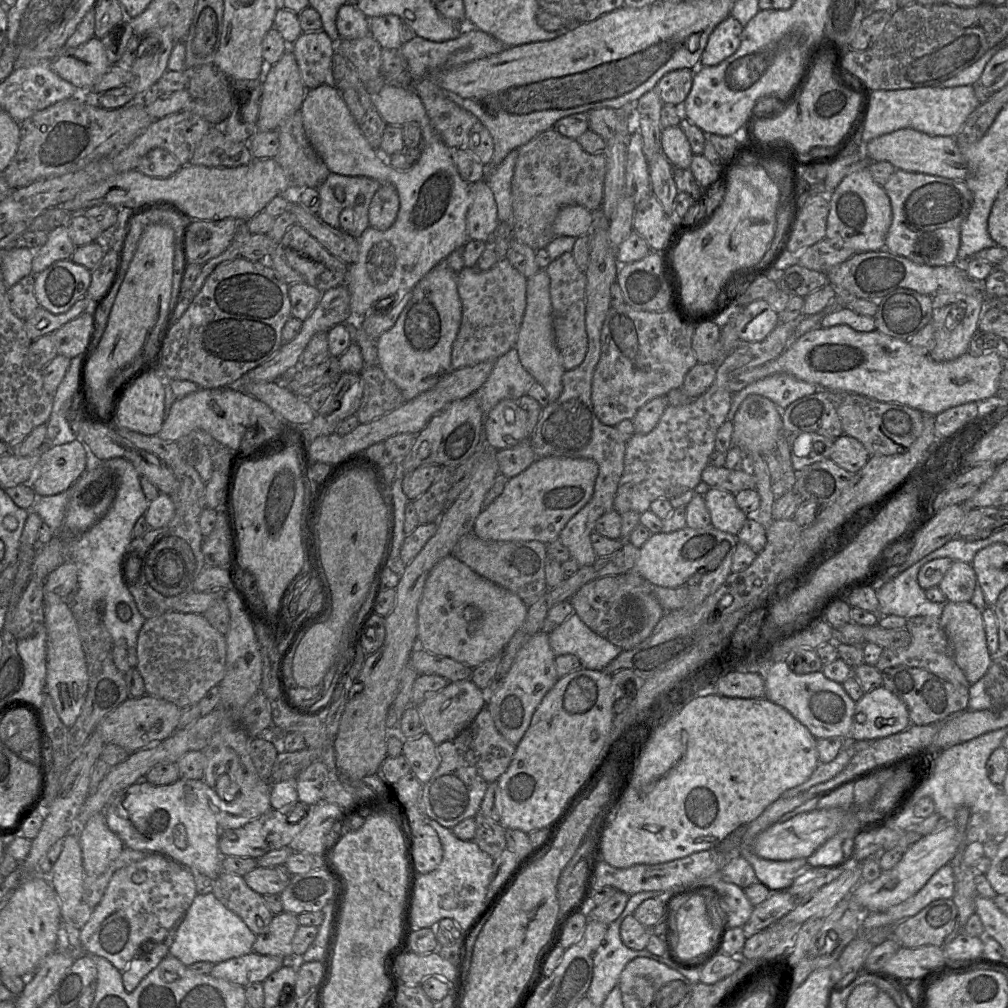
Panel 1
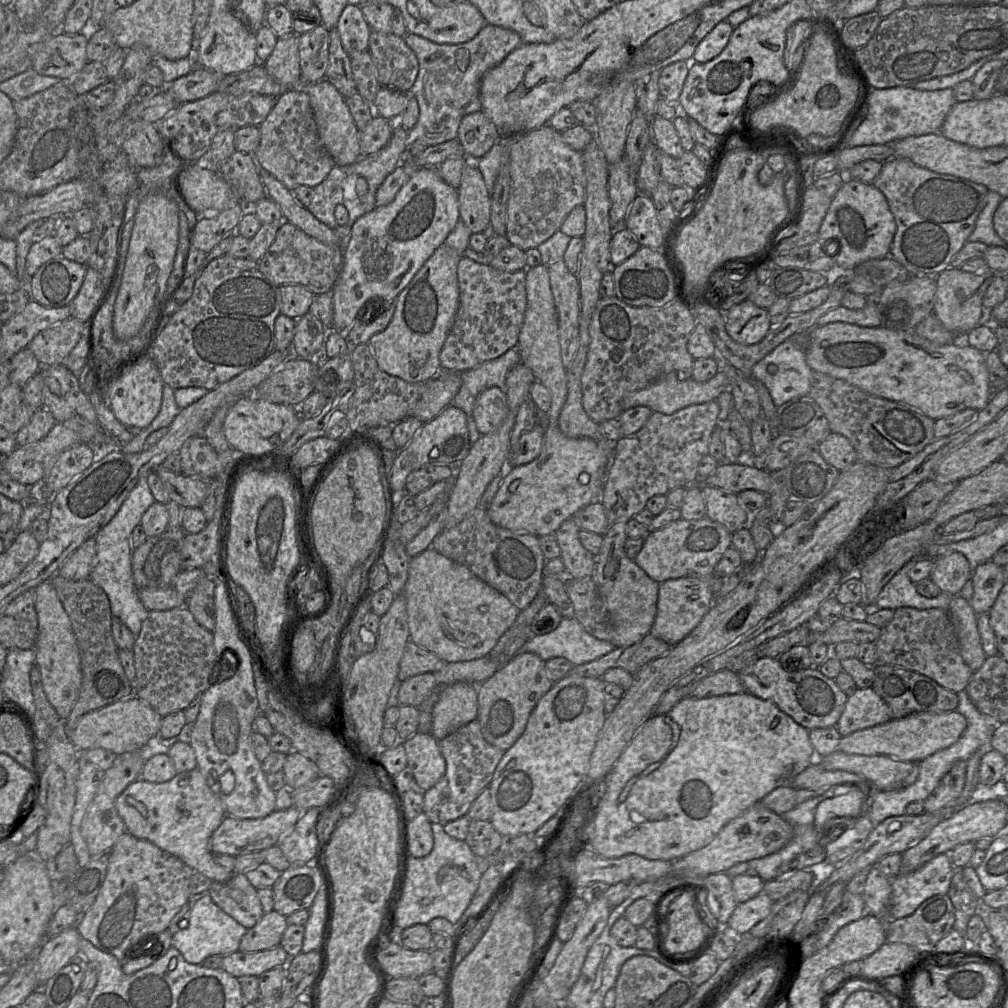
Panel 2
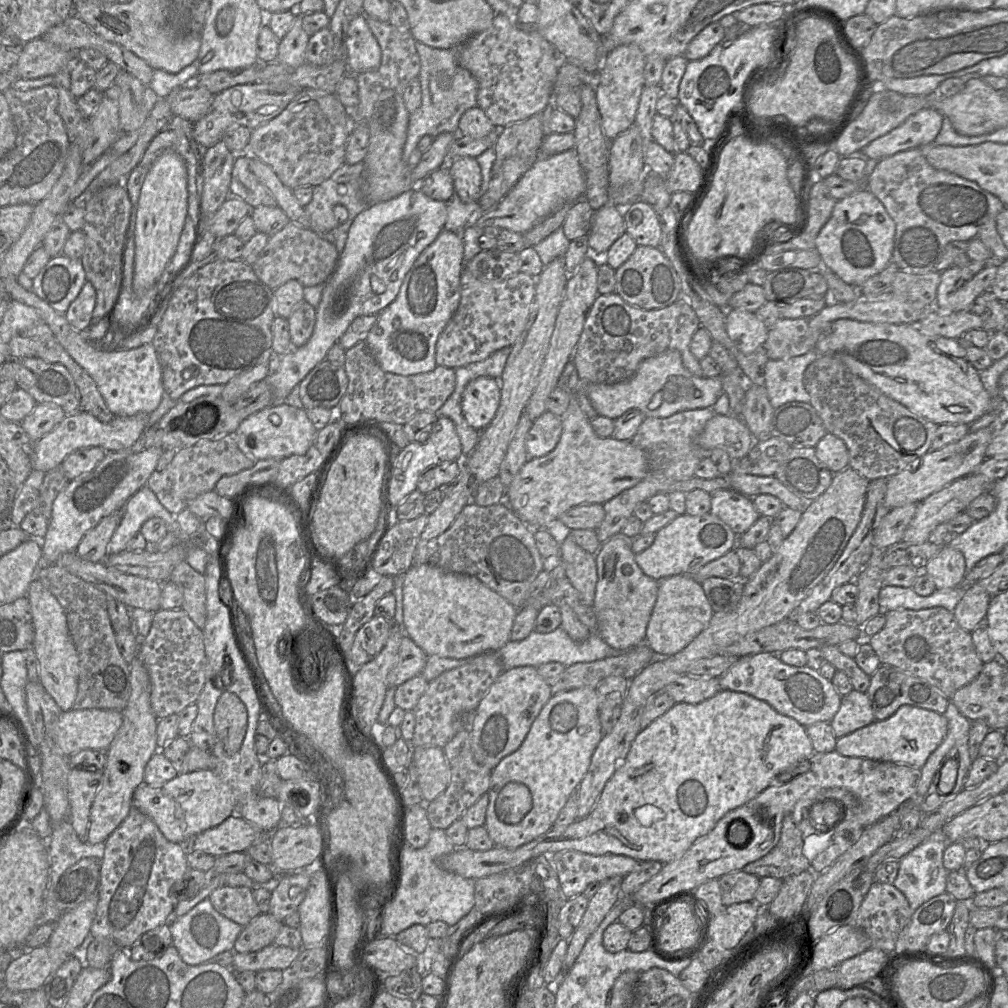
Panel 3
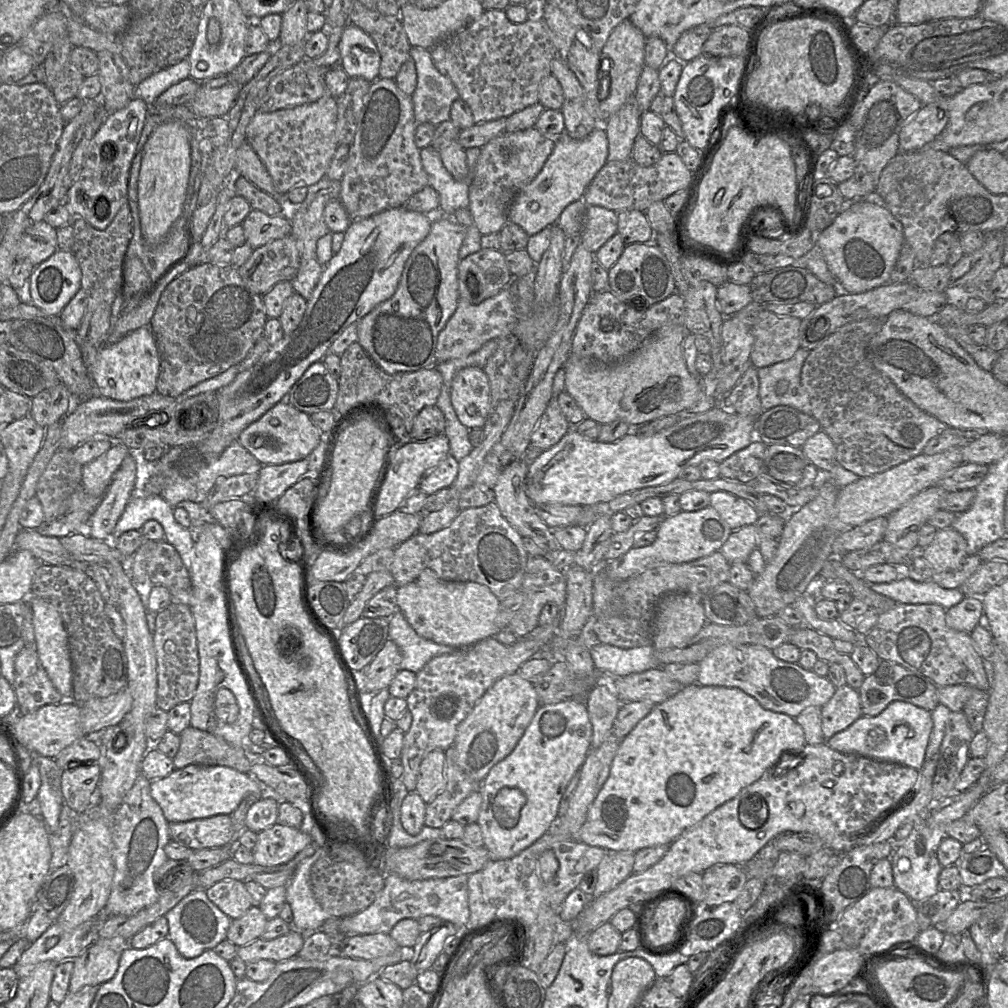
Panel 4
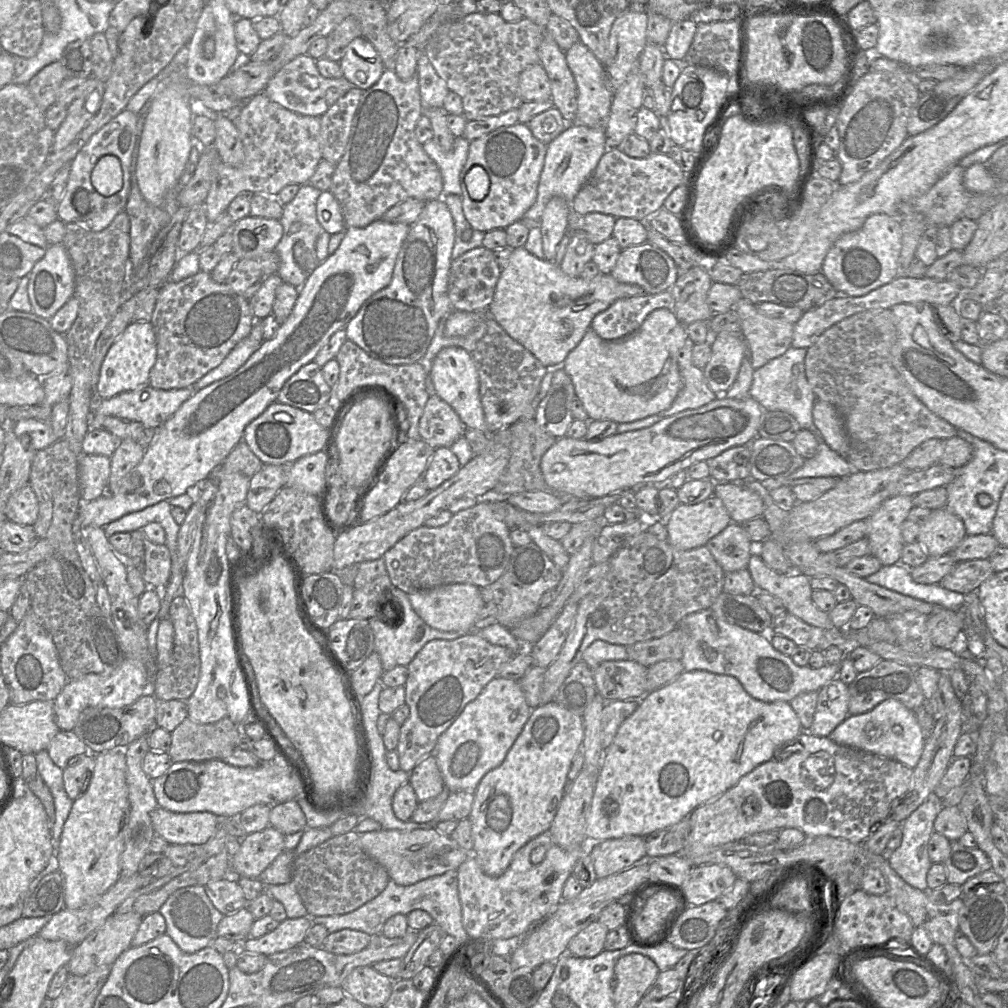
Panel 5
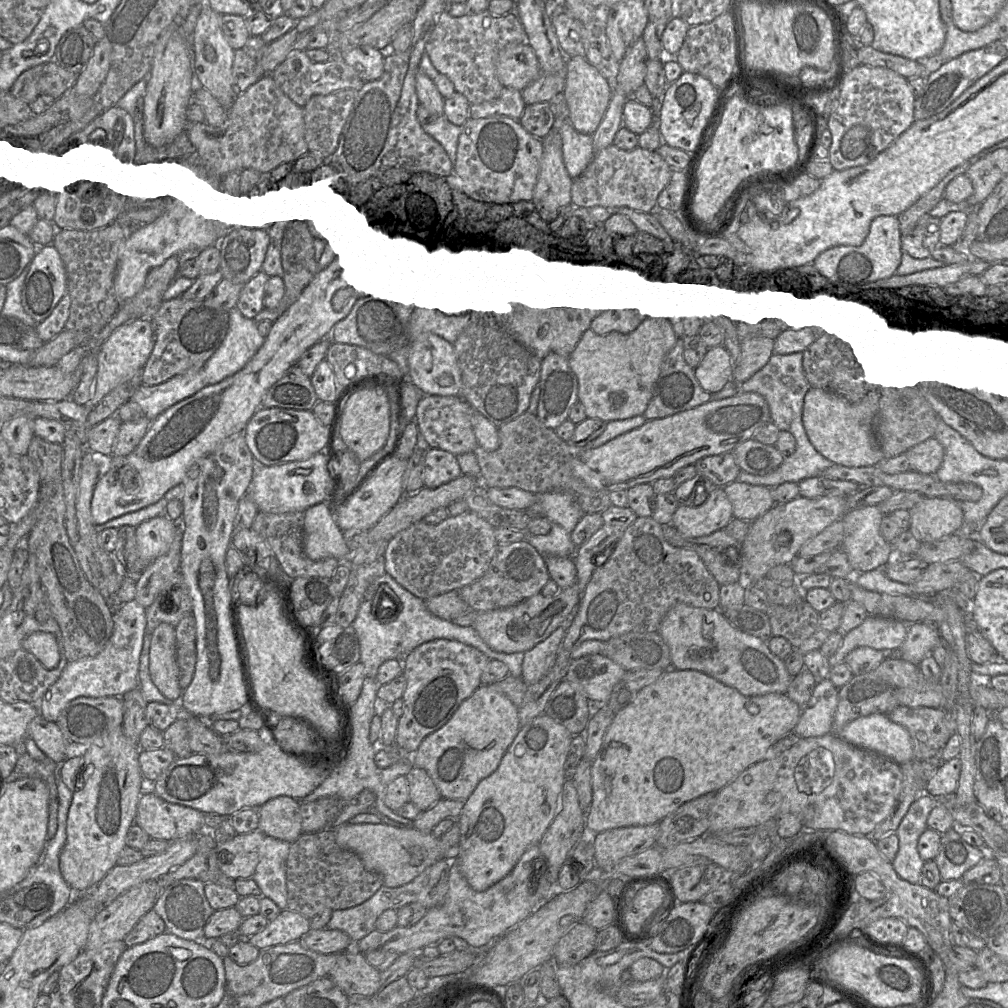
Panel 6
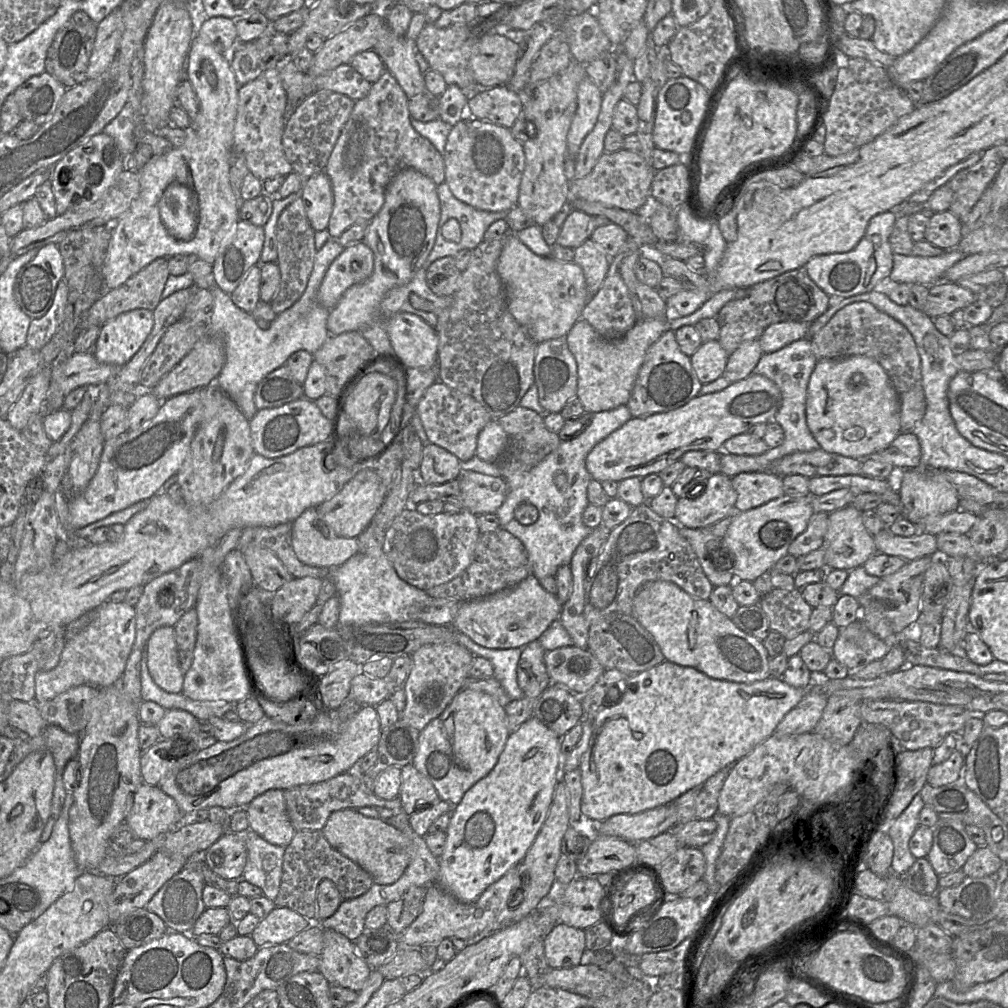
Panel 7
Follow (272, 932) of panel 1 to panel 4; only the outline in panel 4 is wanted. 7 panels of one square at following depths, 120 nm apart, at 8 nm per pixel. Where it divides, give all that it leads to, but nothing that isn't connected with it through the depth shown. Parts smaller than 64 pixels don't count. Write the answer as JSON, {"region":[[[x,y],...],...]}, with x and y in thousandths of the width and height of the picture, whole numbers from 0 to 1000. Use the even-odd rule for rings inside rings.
{"region":[[[249,899],[240,910],[229,914],[224,933],[236,940],[241,939],[258,932],[265,914],[257,901]]]}

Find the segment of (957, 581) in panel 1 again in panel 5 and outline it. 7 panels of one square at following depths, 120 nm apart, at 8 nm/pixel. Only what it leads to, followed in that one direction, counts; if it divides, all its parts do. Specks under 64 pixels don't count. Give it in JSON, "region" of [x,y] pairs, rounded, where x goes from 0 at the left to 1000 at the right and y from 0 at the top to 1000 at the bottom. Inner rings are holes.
{"region":[[[938,504],[927,505],[919,517],[913,520],[911,538],[917,543],[921,553],[933,553],[942,550],[958,532],[955,517]]]}

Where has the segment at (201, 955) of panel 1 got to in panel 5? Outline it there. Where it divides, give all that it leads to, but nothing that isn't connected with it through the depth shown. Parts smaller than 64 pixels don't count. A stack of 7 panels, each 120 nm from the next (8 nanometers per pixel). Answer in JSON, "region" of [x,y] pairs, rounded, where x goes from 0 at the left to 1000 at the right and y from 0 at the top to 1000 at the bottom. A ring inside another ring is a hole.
{"region":[[[188,879],[174,884],[157,905],[164,912],[165,927],[186,946],[194,945],[211,936],[216,930],[215,919],[221,911],[209,896],[201,879]]]}

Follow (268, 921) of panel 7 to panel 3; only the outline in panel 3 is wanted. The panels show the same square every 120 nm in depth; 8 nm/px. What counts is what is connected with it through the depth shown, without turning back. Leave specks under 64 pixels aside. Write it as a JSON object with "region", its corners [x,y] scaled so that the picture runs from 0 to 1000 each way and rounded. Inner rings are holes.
{"region":[[[270,936],[254,944],[232,944],[229,961],[231,963],[247,962],[252,965],[267,961],[282,962],[289,957],[298,943],[299,941]]]}

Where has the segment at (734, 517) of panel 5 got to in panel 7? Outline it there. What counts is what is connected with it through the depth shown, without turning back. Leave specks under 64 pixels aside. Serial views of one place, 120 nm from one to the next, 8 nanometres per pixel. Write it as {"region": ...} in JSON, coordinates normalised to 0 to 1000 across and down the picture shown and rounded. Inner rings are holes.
{"region":[[[764,467],[734,469],[725,476],[731,489],[729,508],[756,502],[779,491],[776,473]]]}

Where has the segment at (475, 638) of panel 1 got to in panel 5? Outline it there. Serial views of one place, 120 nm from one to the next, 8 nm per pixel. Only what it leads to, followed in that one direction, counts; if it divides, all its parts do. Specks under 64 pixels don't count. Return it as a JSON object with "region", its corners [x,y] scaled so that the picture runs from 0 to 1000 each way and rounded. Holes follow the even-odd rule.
{"region":[[[448,578],[429,584],[416,585],[407,588],[406,595],[420,616],[437,626],[468,626],[474,609],[482,600],[477,591],[476,583],[465,578]]]}

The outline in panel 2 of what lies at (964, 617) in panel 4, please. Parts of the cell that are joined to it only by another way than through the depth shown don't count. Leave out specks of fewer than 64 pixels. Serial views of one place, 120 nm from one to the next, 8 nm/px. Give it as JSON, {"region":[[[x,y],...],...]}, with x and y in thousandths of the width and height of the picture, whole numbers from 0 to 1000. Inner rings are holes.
{"region":[[[983,556],[974,559],[965,566],[963,576],[965,591],[961,598],[964,604],[968,610],[980,608],[998,578],[995,563]]]}

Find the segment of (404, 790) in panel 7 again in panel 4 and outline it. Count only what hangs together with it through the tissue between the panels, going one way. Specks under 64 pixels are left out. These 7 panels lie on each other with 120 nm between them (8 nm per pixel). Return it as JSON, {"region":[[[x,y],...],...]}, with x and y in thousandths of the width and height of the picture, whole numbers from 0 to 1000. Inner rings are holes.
{"region":[[[430,744],[426,746],[417,759],[417,767],[413,779],[413,786],[420,795],[429,796],[442,779],[441,746]]]}

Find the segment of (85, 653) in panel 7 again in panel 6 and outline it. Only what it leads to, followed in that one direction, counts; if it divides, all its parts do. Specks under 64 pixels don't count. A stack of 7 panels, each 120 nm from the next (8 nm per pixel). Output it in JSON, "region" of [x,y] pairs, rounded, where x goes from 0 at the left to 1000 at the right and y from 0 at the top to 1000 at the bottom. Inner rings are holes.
{"region":[[[134,595],[112,605],[112,628],[102,646],[93,652],[67,657],[59,674],[46,686],[37,701],[47,715],[56,716],[68,696],[77,691],[120,691],[138,682],[138,658],[145,626],[144,603]]]}

